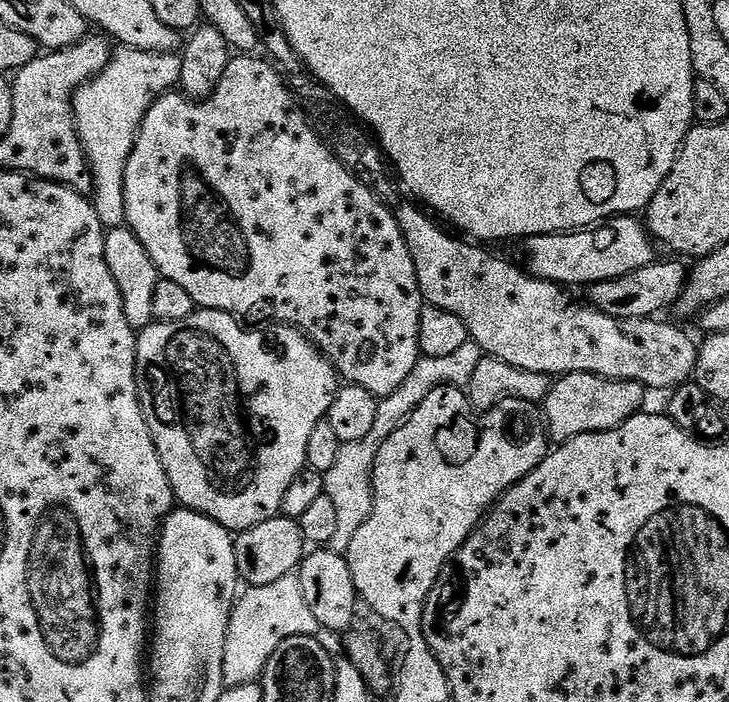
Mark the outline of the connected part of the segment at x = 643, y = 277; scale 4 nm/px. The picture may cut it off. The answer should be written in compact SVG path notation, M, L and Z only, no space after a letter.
M660 258L651 264L642 266L642 270L631 272L622 278L591 285L587 289L589 296L587 299L590 301L591 307L596 308L602 314L610 314L619 321L656 318L661 315L659 312L664 312L667 308L668 311L675 309L684 284L688 281L690 268L683 259L668 259L672 260Z

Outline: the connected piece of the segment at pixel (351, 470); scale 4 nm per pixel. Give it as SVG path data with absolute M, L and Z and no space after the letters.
M469 338L466 346L462 346L454 354L443 358L430 358L421 355L420 361L410 370L406 382L394 390L394 394L383 397L378 403L378 415L374 417L374 423L370 426L370 434L361 438L359 442L346 442L341 444L338 450L338 458L334 461L334 467L324 473L324 495L334 502L334 511L338 514L338 530L334 534L330 548L333 552L347 553L350 542L358 530L372 516L374 506L374 494L372 493L372 471L374 462L378 458L378 450L394 430L398 430L422 406L422 398L430 394L435 388L462 388L467 389L470 378L474 378L474 370L478 370L478 362L482 362L486 353Z

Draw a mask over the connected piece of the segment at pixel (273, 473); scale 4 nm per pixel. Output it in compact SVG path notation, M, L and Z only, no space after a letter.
M202 308L190 314L190 318L182 318L182 322L153 322L148 327L139 329L136 337L138 398L142 414L150 426L150 434L154 438L158 458L166 470L166 478L170 478L173 497L183 507L218 522L233 534L250 530L250 526L258 526L258 522L266 522L280 515L282 497L285 496L290 482L298 478L298 474L304 471L308 463L306 446L310 443L310 434L314 431L314 426L318 426L318 422L327 417L338 391L335 368L303 332L291 326L276 326L280 328L272 328L269 332L251 332L240 324L243 323L228 312Z

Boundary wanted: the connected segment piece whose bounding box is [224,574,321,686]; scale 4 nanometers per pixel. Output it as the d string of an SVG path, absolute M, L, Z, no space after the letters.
M299 575L278 578L278 582L270 582L270 586L248 588L245 593L232 607L232 617L226 634L224 682L228 686L259 681L274 650L278 650L278 646L282 646L286 638L316 636L321 631L318 618L314 618L310 606L306 606L306 598L302 598Z

